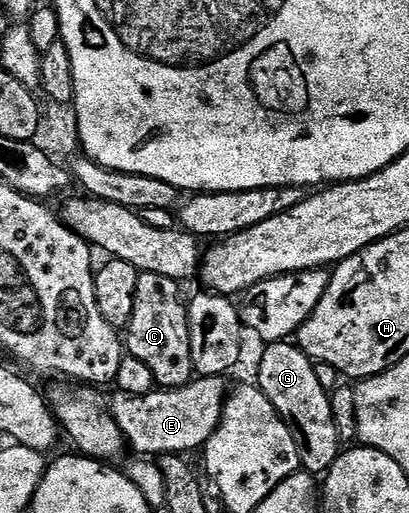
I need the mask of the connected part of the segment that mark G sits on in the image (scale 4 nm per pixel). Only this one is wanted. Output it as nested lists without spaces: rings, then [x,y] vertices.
[[[279,341],[269,344],[265,349],[267,351],[258,363],[256,385],[290,426],[290,431],[298,443],[301,470],[311,473],[329,471],[340,454],[340,440],[330,404],[331,392],[326,391],[324,385],[320,385],[314,363],[302,352],[301,347],[290,341]]]

